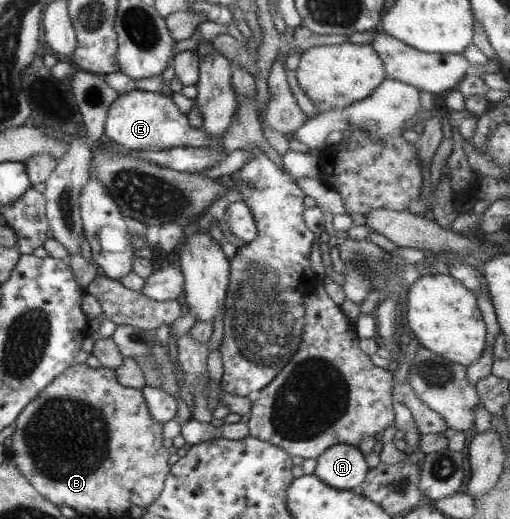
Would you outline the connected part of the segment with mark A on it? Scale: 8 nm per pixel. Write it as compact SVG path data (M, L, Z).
M334 444L315 458L313 475L338 490L351 491L365 478L368 467L364 455L354 445Z

